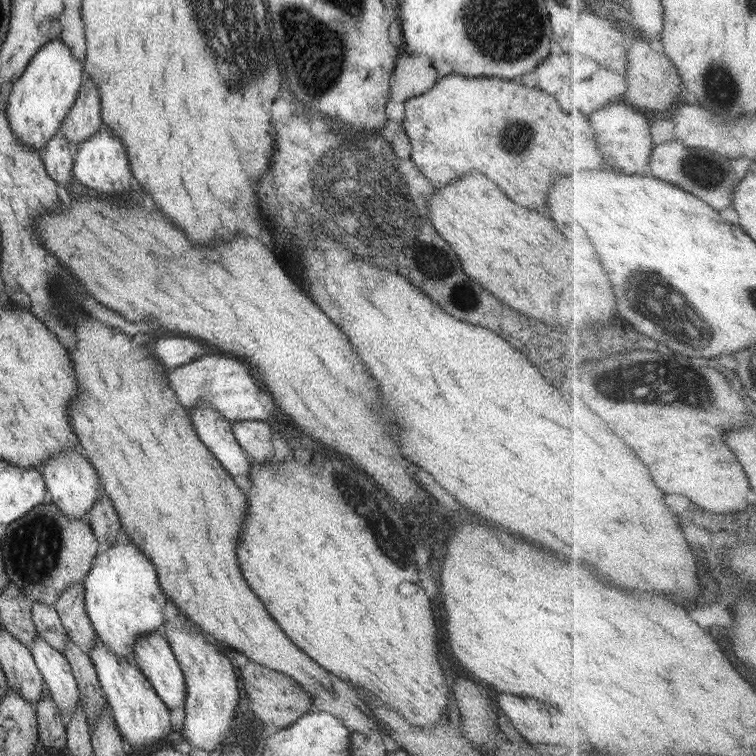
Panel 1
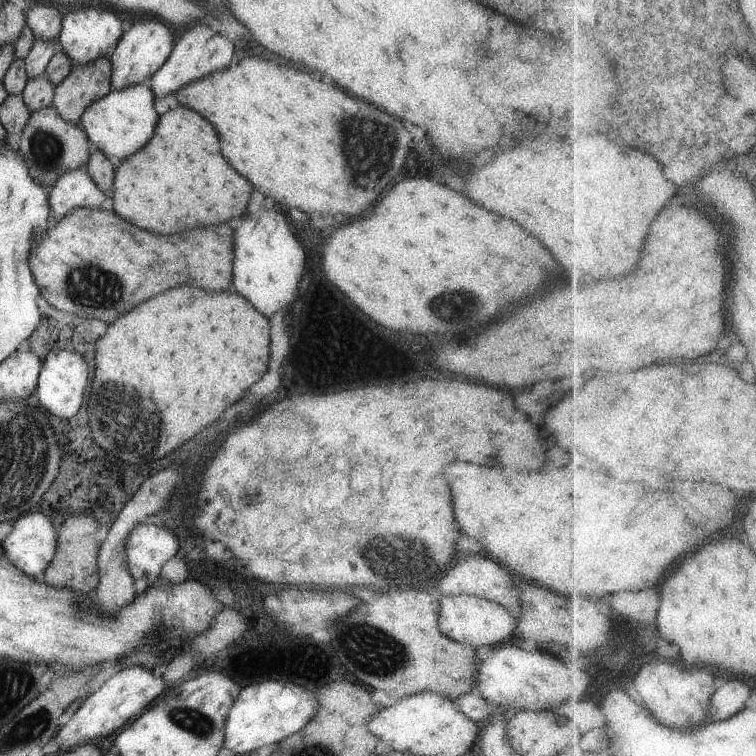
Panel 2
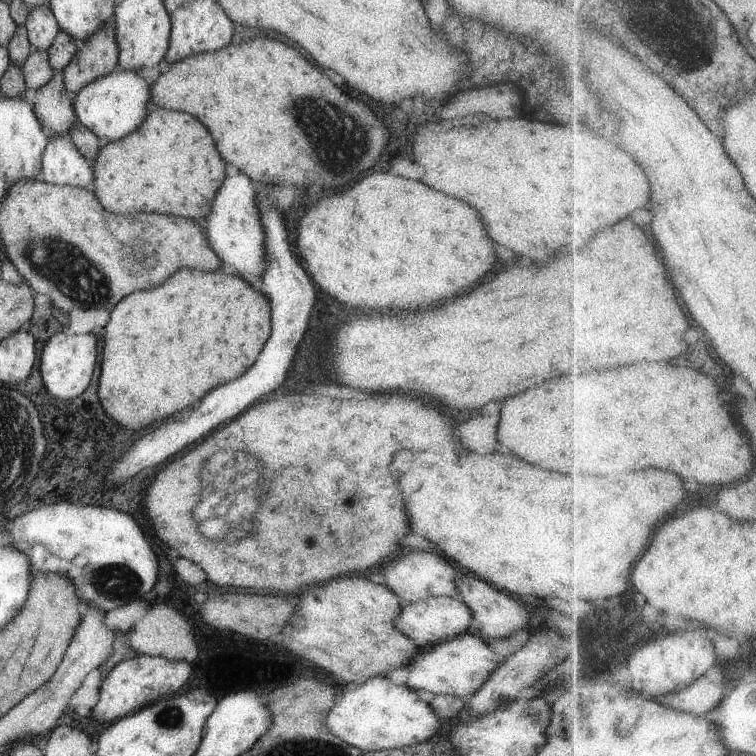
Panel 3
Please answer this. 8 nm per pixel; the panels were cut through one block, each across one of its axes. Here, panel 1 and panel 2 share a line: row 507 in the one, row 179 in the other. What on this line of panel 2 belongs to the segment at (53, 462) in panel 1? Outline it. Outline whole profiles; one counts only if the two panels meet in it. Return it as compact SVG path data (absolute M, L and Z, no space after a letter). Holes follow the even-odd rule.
M85 168L64 172L49 190L48 202L51 214L49 226L54 228L54 225L74 208L100 210L106 196L107 194L96 186Z

